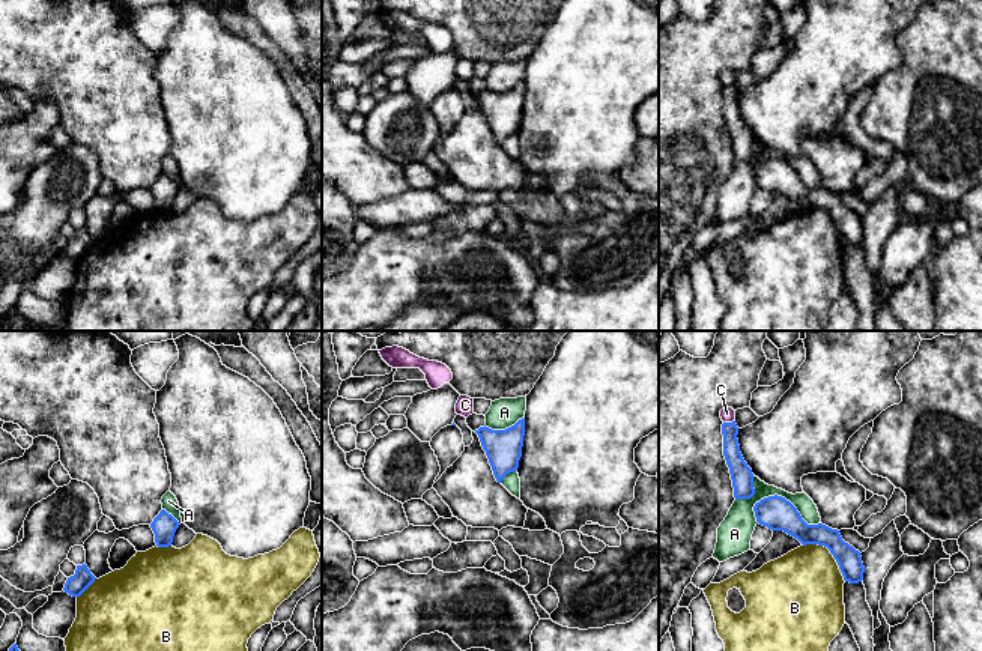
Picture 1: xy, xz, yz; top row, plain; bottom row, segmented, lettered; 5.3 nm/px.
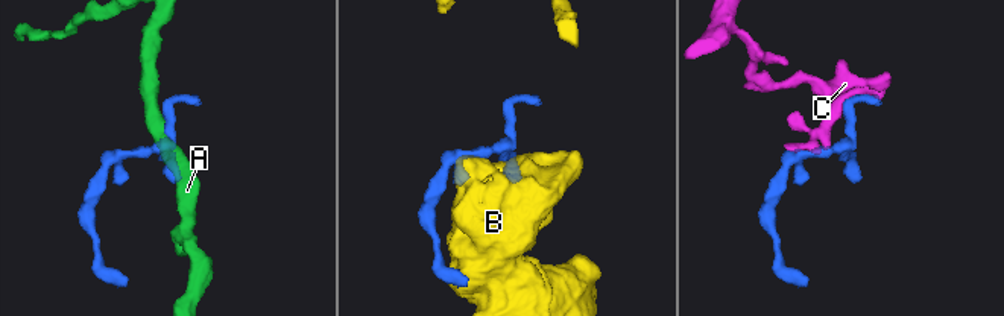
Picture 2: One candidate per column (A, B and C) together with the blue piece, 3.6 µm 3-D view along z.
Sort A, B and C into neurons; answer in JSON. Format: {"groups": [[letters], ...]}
{"groups": [["A"], ["B"], ["C"]]}

